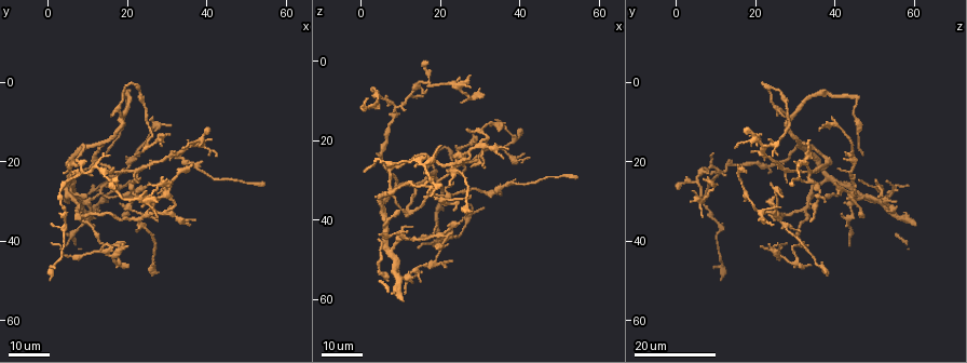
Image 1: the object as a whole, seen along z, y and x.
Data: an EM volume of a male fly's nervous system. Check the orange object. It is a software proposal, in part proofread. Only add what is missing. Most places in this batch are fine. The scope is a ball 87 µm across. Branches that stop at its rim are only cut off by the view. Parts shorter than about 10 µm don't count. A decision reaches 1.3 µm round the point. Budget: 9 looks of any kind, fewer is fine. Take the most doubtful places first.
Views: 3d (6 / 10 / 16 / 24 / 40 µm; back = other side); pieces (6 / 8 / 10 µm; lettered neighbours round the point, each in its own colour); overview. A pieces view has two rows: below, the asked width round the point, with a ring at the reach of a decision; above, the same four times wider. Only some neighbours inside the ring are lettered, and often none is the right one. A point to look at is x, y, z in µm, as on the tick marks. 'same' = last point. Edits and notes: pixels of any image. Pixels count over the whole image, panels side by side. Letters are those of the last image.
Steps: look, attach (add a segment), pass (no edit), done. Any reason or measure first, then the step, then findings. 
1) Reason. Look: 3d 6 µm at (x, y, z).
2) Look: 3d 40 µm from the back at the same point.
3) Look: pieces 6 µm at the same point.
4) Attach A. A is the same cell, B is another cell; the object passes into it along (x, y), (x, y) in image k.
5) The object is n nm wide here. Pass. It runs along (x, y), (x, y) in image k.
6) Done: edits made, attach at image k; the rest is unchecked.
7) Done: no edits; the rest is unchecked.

Free end. Look: 3d 24 µm at (11.0, 23.5, 12.0).

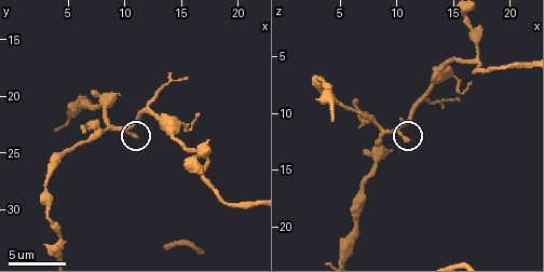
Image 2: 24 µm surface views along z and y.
See the neighbours. Look: pieces 8 µm at (11.0, 23.6, 12.2).

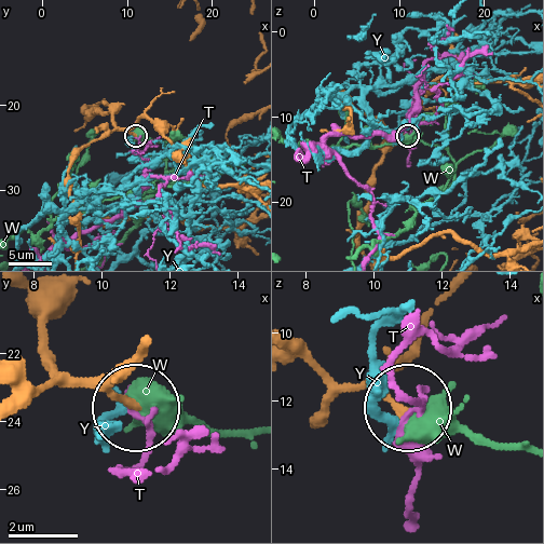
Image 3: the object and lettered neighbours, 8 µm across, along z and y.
Pass. T, W and Y are other cells; no lettered segment goes on from it.

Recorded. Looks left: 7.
Thin end. Look: 3d 16 µm at (1.0, 40.0, 27.5).

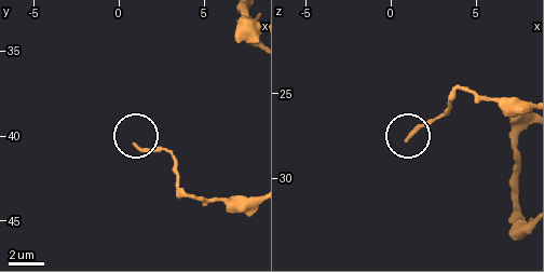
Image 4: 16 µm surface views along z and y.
Look: pieces 8 µm at (1.0, 40.5, 27.6).

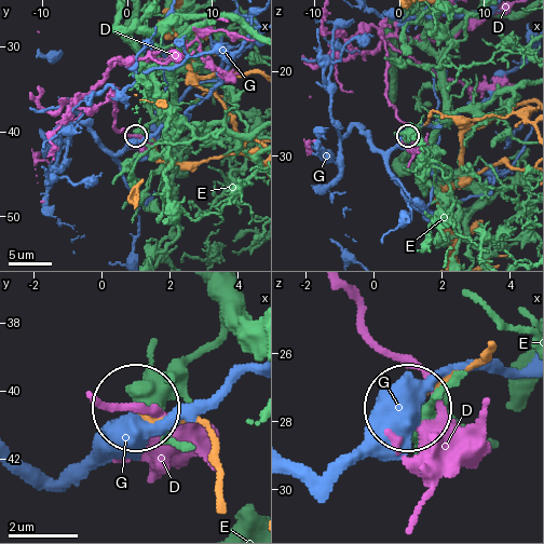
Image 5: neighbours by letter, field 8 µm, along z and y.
Pass. D, E and G are other cells; none of them fits.

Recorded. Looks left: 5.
Free end. Look: 3d 24 µm at (27.0, 30.0, 17.0).

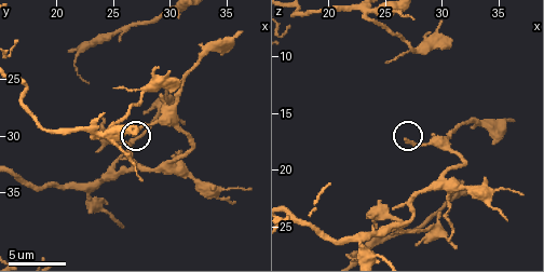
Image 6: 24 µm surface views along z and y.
What lies round it. Look: pieces 8 µm at the same point.

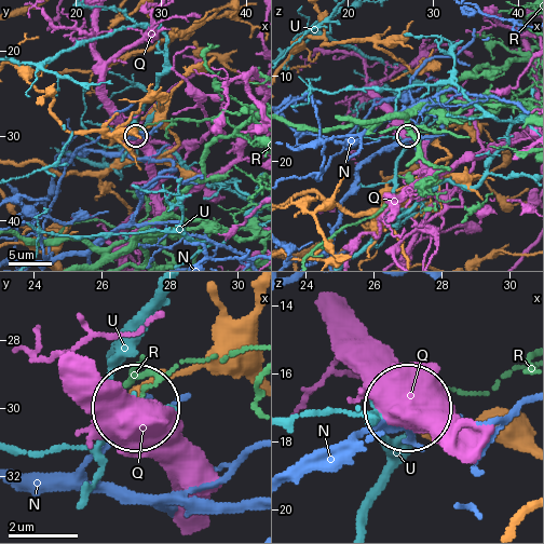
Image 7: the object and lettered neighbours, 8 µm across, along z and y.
Pass. N, Q, R and U are other cells; no lettered segment goes on from it.

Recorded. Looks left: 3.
Look: 3d 16 µm at (28.0, 34.5, 34.0).

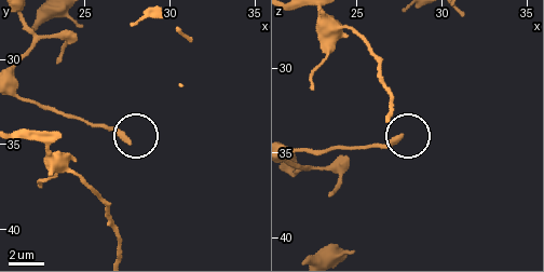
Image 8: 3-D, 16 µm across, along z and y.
Look: pieces 8 µm at (27.6, 34.9, 34.2).

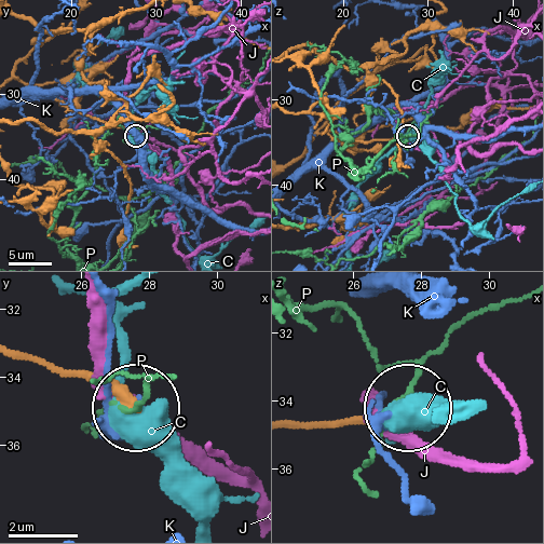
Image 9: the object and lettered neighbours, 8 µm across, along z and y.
The object is 300 nm wide here. Pass. C, J, K and P are other cells; none of them fits.

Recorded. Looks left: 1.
Done: no edits; the rest is unchecked.

